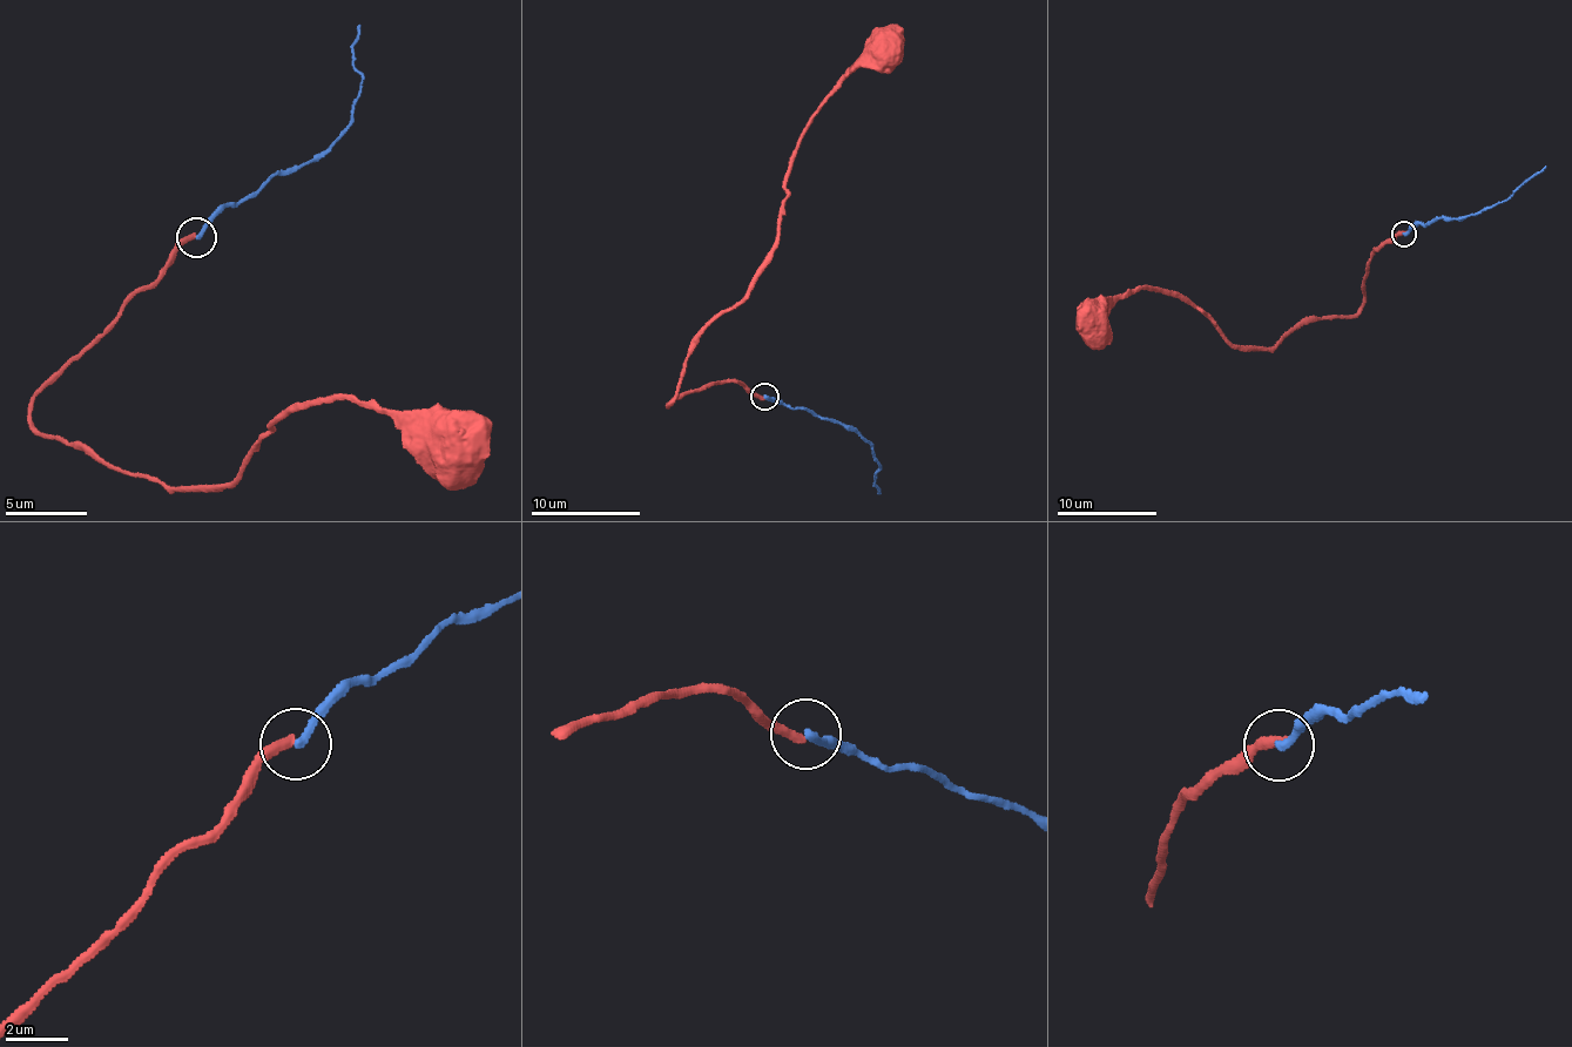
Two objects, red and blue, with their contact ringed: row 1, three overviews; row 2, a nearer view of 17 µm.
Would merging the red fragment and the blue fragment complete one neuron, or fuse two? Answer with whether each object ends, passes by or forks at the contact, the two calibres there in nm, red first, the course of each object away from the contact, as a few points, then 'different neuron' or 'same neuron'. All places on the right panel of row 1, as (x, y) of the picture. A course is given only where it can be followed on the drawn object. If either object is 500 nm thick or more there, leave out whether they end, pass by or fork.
red ends there; blue ends there; 340 nm thick on the red side, 260 nm on the other; red runs (1403, 232), (1375, 247), (1362, 305), (1274, 345), (1241, 349), (1142, 286), (1113, 296), (1092, 328); blue runs (1403, 234), (1443, 217), (1454, 220), (1475, 215), (1510, 196), (1545, 166); different neuron

